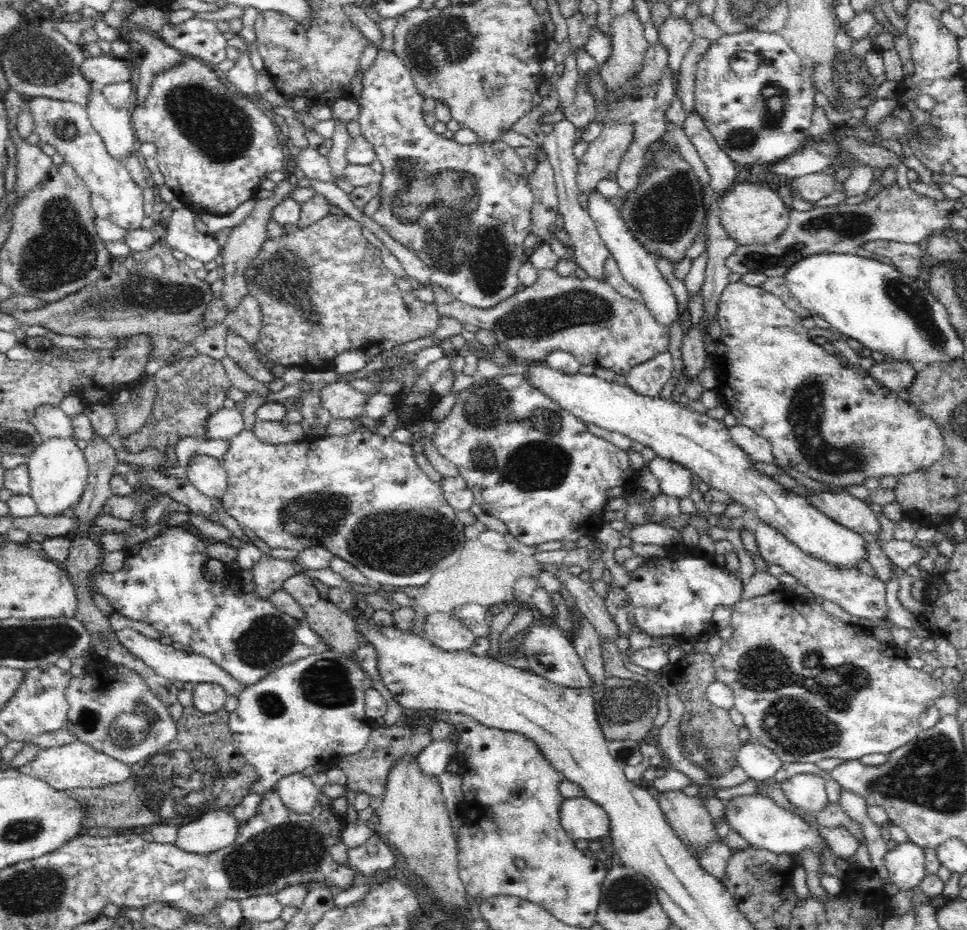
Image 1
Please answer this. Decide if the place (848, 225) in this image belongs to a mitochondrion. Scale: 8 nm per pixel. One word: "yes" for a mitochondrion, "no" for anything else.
yes

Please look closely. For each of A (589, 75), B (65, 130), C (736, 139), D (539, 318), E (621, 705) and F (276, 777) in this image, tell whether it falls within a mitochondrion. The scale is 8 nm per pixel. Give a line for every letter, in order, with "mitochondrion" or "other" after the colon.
A: other
B: mitochondrion
C: mitochondrion
D: mitochondrion
E: mitochondrion
F: other

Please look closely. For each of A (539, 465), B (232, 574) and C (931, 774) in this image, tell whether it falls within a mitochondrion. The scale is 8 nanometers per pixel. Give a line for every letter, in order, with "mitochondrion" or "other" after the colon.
A: mitochondrion
B: other
C: mitochondrion

